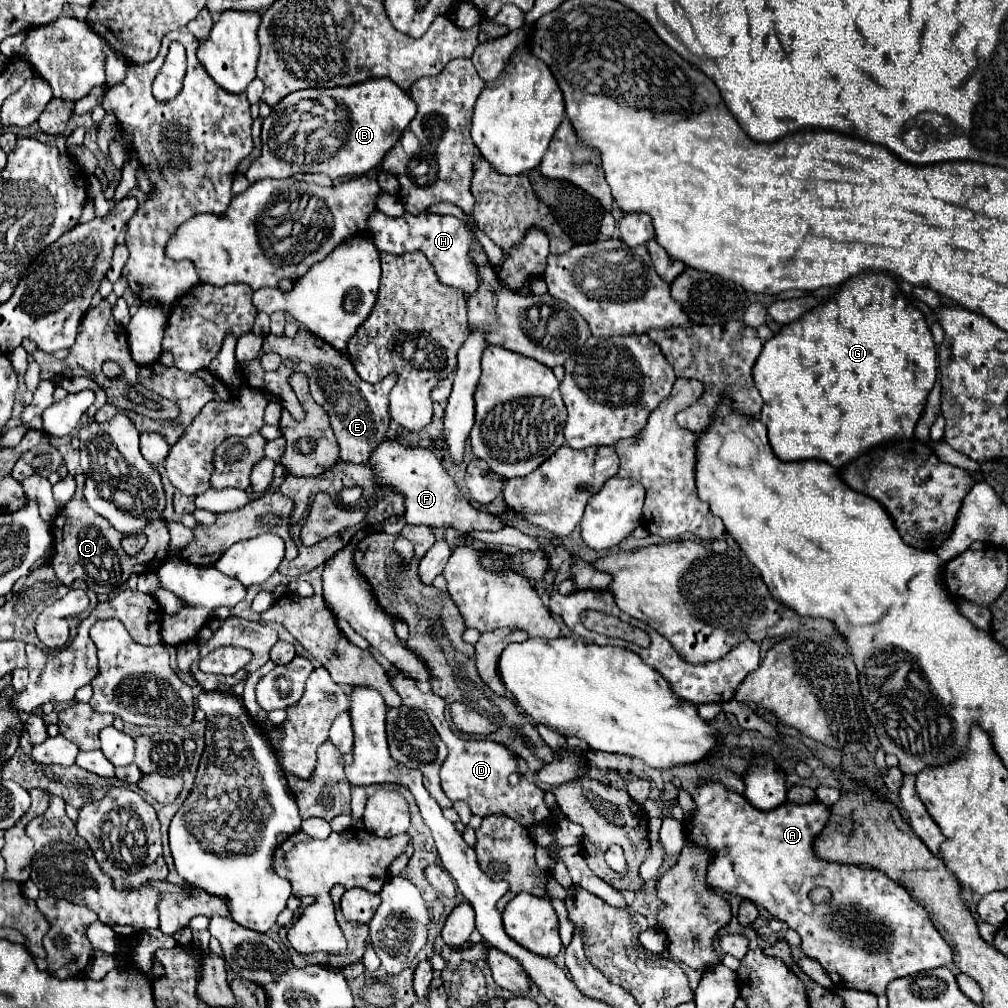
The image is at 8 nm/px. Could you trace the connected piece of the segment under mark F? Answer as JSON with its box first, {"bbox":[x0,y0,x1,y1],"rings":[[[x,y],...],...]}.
{"bbox":[369,439,505,535],"rings":[[[387,439],[373,451],[369,465],[377,471],[377,479],[383,487],[405,495],[405,519],[411,525],[433,528],[442,528],[445,525],[461,531],[463,535],[469,535],[471,531],[499,531],[505,527],[505,523],[497,515],[485,509],[477,509],[467,501],[463,491],[447,475],[439,459],[429,449],[405,447],[395,439]]]}

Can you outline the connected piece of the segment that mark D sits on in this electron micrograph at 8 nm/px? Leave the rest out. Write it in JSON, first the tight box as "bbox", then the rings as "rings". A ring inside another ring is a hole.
{"bbox":[389,673,555,827],"rings":[[[397,673],[389,681],[391,681],[391,687],[401,695],[403,705],[407,705],[411,709],[425,711],[429,721],[433,723],[435,731],[439,733],[439,737],[447,743],[449,757],[445,759],[445,763],[441,767],[441,787],[453,803],[455,801],[467,801],[469,807],[471,807],[471,813],[479,815],[479,817],[487,817],[487,815],[493,815],[493,813],[507,813],[511,819],[515,819],[523,827],[533,827],[533,825],[539,825],[539,823],[555,827],[553,825],[555,817],[543,801],[545,791],[537,783],[525,779],[523,775],[519,775],[517,785],[509,783],[509,775],[519,773],[519,767],[517,767],[517,757],[511,751],[507,751],[505,745],[495,743],[495,741],[483,741],[483,739],[477,741],[477,739],[457,737],[445,721],[445,715],[443,715],[445,701],[439,699],[439,695],[419,691],[415,681],[405,677],[403,673]]]}

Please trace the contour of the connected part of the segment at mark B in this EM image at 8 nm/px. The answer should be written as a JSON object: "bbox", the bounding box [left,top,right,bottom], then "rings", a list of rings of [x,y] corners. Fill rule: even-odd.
{"bbox":[245,79,417,183],"rings":[[[369,79],[369,81],[363,81],[363,83],[355,83],[355,85],[349,85],[349,87],[331,87],[331,89],[303,89],[301,93],[293,93],[293,95],[297,95],[295,97],[295,107],[301,107],[301,133],[297,131],[297,125],[295,125],[295,133],[293,133],[293,129],[291,129],[291,119],[289,119],[289,127],[285,129],[285,119],[281,119],[281,113],[275,113],[275,111],[279,111],[279,109],[273,109],[273,113],[263,121],[263,133],[261,133],[261,139],[263,139],[263,151],[261,151],[261,157],[259,159],[255,159],[253,163],[251,163],[251,167],[249,167],[249,171],[245,173],[247,175],[247,179],[251,181],[251,183],[255,183],[255,181],[261,181],[261,179],[267,179],[267,177],[273,177],[273,179],[285,179],[285,177],[293,177],[295,173],[325,173],[325,175],[329,175],[331,179],[339,179],[339,177],[349,177],[349,175],[363,175],[363,173],[367,173],[369,169],[373,169],[373,167],[377,167],[379,163],[381,163],[381,159],[383,159],[383,155],[399,141],[399,135],[405,131],[405,127],[411,123],[411,119],[415,117],[415,113],[417,113],[417,105],[413,103],[413,99],[409,97],[409,93],[405,93],[399,85],[395,85],[391,79]],[[295,135],[299,135],[297,139],[301,139],[301,149],[295,149]]]}

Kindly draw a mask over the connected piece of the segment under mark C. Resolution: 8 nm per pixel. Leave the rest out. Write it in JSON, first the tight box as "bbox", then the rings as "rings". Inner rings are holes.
{"bbox":[49,475,169,593],"rings":[[[75,475],[77,481],[77,491],[73,495],[73,499],[61,509],[61,513],[55,519],[55,527],[53,527],[53,555],[49,559],[49,563],[53,565],[57,579],[63,585],[71,585],[75,579],[85,581],[95,593],[111,593],[111,591],[119,591],[131,573],[153,573],[157,571],[165,557],[169,555],[169,531],[165,521],[155,521],[151,525],[147,525],[143,529],[143,535],[147,537],[145,547],[137,553],[137,555],[127,555],[121,547],[121,539],[123,533],[119,533],[115,527],[111,527],[111,523],[93,513],[83,497],[83,485],[85,485],[85,475]]]}

